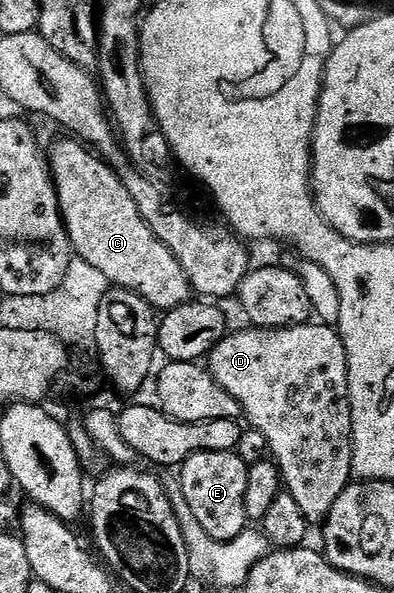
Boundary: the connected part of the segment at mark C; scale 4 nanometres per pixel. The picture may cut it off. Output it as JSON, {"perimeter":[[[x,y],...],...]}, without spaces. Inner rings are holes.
{"perimeter":[[[69,136],[54,144],[53,151],[48,151],[47,161],[74,255],[87,260],[92,267],[99,268],[114,287],[129,290],[147,299],[158,312],[174,310],[179,304],[190,301],[191,287],[183,268],[179,268],[179,260],[175,260],[167,244],[163,244],[163,240],[159,240],[159,236],[147,228],[143,216],[139,216],[139,208],[135,208],[135,200],[131,200],[131,192],[123,188],[123,180],[119,180],[108,162],[98,157],[84,142]]]}

